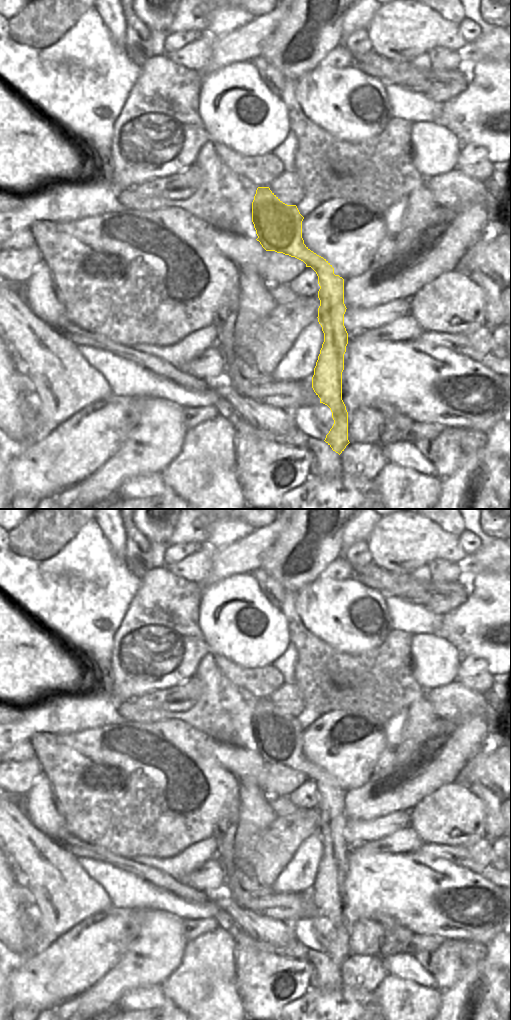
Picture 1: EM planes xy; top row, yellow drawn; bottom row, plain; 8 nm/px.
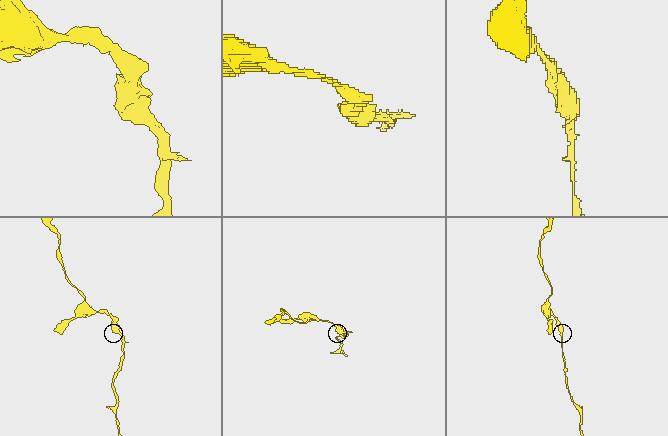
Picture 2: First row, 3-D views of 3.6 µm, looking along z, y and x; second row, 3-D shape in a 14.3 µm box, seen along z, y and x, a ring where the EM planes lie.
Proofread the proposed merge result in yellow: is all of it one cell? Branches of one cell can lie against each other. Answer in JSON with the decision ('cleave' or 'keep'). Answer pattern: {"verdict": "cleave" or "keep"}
{"verdict": "keep"}

